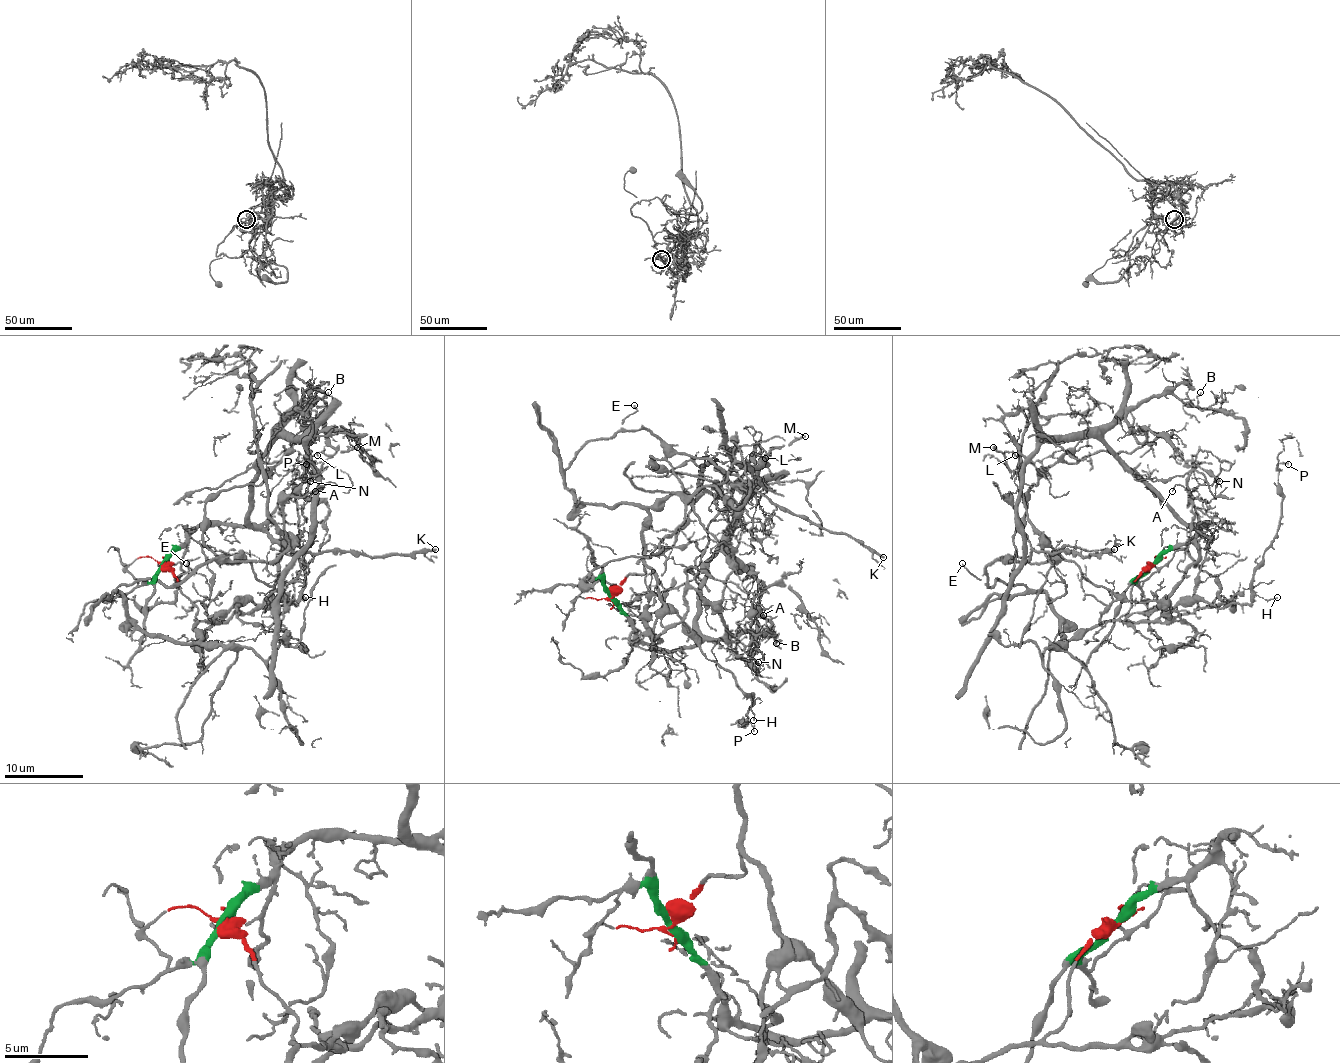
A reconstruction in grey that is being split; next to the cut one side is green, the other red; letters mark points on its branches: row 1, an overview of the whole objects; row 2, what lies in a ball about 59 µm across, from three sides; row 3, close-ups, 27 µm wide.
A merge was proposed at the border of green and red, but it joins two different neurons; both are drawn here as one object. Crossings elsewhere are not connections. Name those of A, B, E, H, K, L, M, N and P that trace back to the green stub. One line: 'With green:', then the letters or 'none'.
With green: A, B, L, M, N

